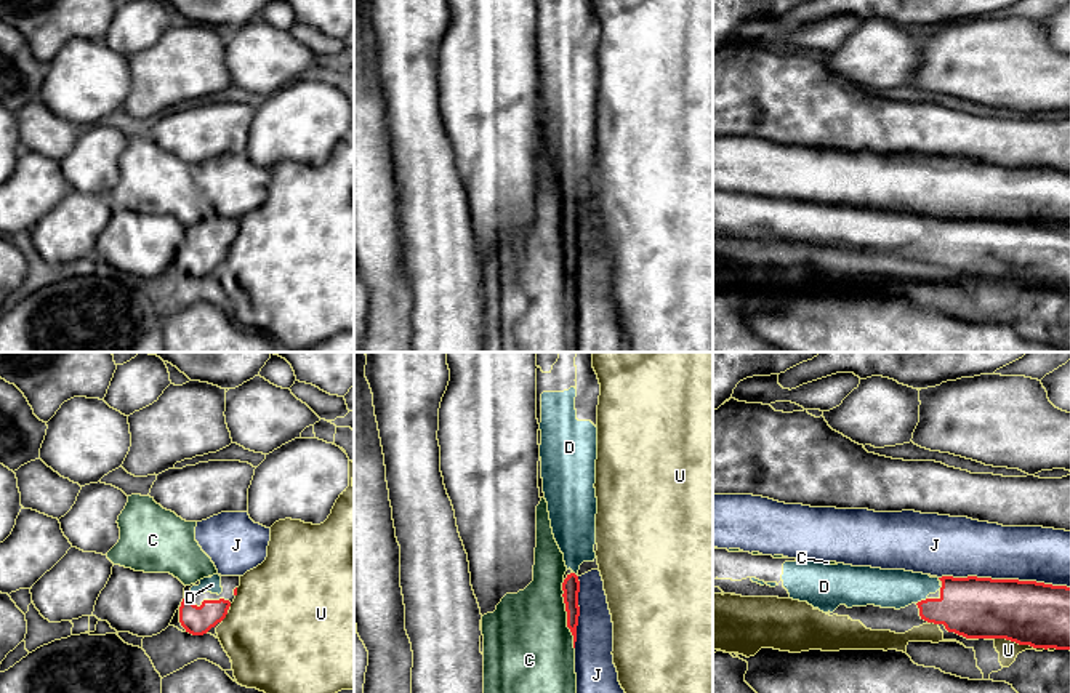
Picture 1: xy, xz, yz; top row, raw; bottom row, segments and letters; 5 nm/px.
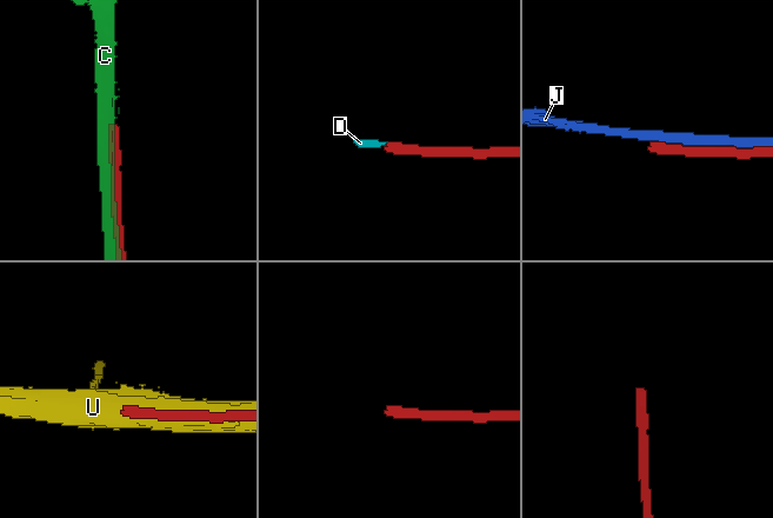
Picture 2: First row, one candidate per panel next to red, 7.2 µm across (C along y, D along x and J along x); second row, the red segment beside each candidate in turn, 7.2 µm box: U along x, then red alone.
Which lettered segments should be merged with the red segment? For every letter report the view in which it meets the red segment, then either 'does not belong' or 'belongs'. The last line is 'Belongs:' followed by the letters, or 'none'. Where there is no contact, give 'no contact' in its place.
C: contact in xz; does not belong
D: contact in yz; belongs
J: contact in yz; does not belong
U: contact in yz; does not belong
Belongs: D

